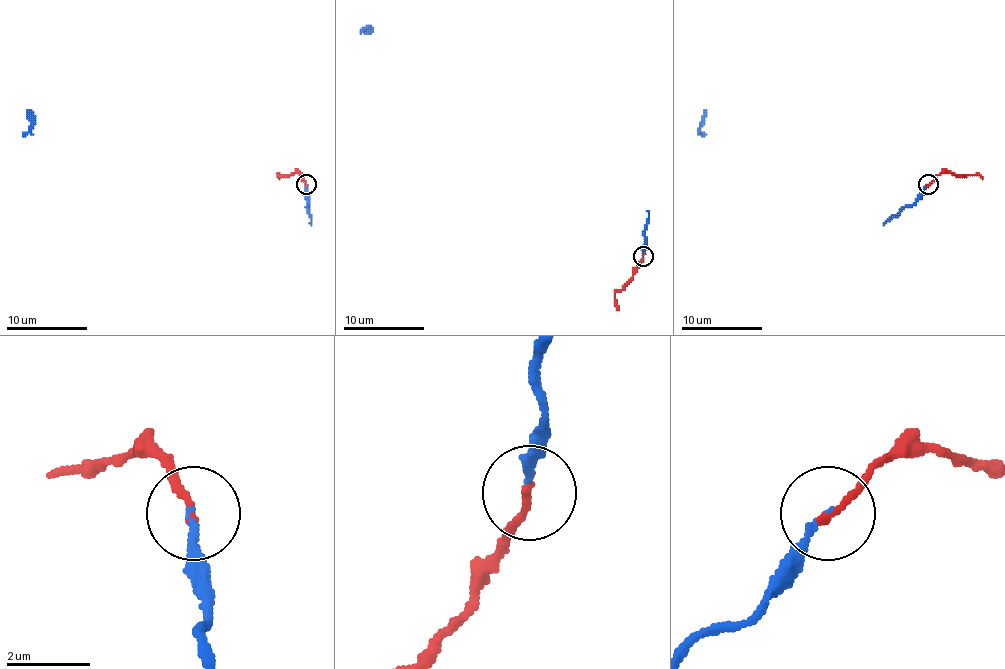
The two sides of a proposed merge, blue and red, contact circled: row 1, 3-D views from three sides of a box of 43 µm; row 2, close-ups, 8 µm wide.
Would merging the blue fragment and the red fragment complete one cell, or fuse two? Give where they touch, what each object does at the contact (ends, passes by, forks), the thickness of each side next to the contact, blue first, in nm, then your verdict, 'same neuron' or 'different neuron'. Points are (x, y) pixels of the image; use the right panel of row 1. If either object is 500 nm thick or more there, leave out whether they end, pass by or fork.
(928, 184) | blue ends | red ends | 130/170 nm | different neuron

